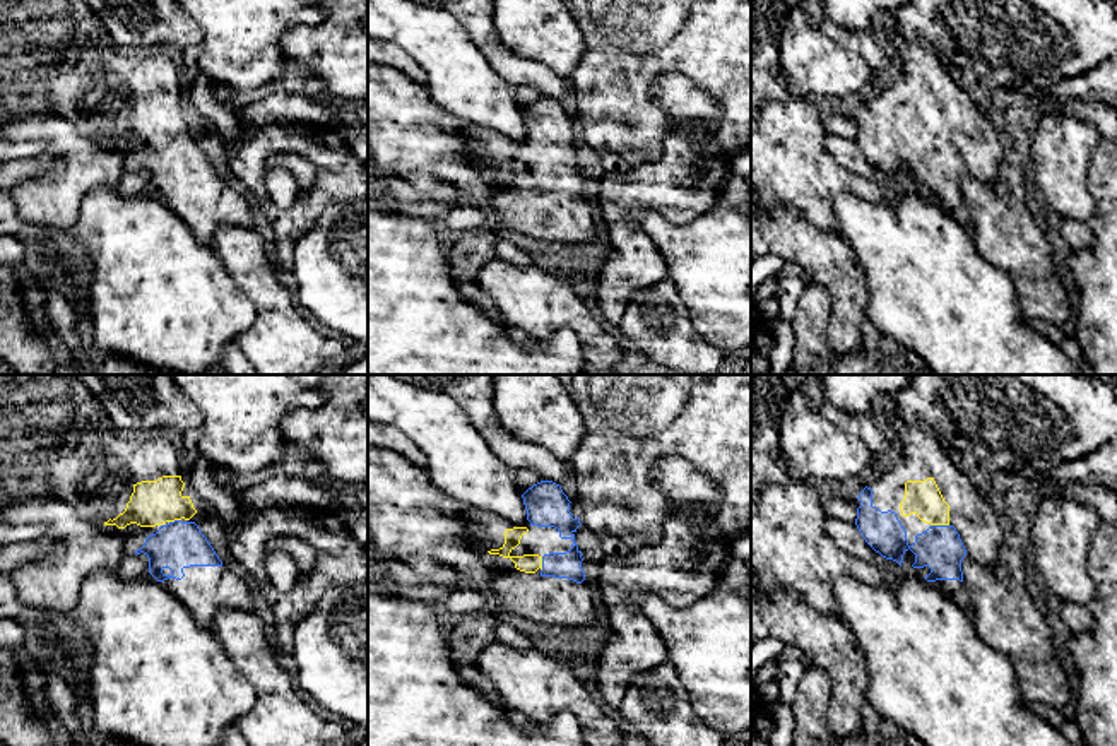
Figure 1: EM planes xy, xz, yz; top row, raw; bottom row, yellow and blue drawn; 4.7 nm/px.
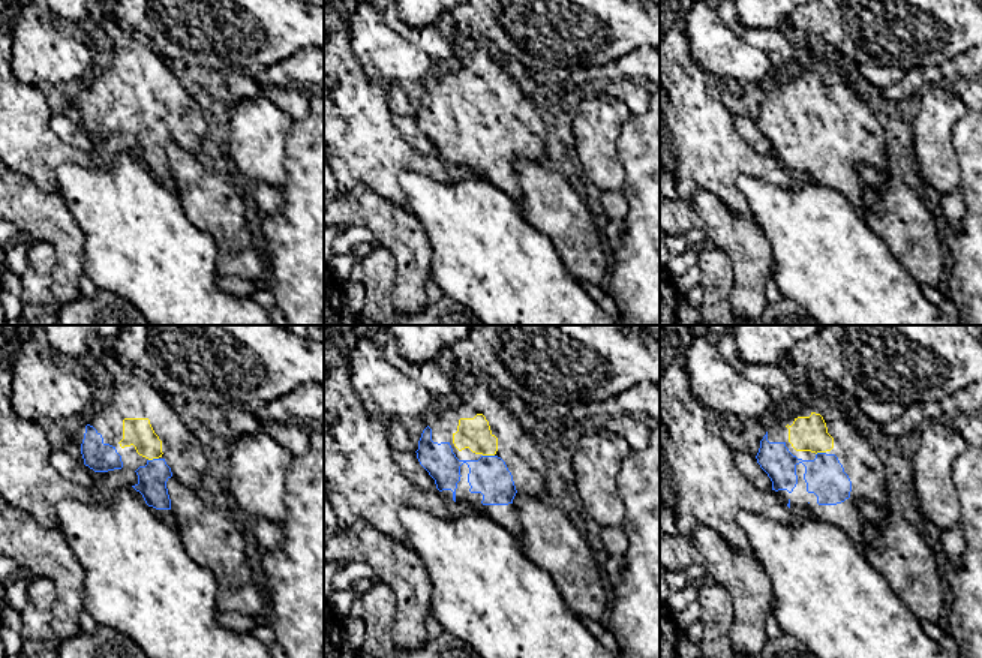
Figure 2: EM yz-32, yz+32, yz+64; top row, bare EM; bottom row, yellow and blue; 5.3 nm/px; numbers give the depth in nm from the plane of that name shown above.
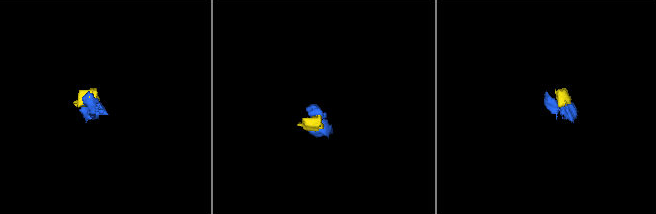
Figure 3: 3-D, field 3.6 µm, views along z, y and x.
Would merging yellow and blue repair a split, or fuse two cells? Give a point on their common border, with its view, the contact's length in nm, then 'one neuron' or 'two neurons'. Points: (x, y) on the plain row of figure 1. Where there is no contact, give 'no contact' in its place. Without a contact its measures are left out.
meets yellow in yz at (939, 141); contact 90 nm long; one neuron

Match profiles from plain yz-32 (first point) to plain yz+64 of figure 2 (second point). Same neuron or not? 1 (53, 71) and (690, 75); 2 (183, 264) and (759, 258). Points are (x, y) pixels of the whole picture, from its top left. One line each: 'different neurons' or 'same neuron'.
1: different neurons
2: different neurons

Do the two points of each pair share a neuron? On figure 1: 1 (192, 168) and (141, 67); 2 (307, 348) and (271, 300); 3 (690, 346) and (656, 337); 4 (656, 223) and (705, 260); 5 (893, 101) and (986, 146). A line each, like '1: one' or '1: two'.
1: one
2: one
3: one
4: one
5: one

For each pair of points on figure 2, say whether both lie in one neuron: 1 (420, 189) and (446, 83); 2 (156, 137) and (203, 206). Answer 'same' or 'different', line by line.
1: different
2: different

